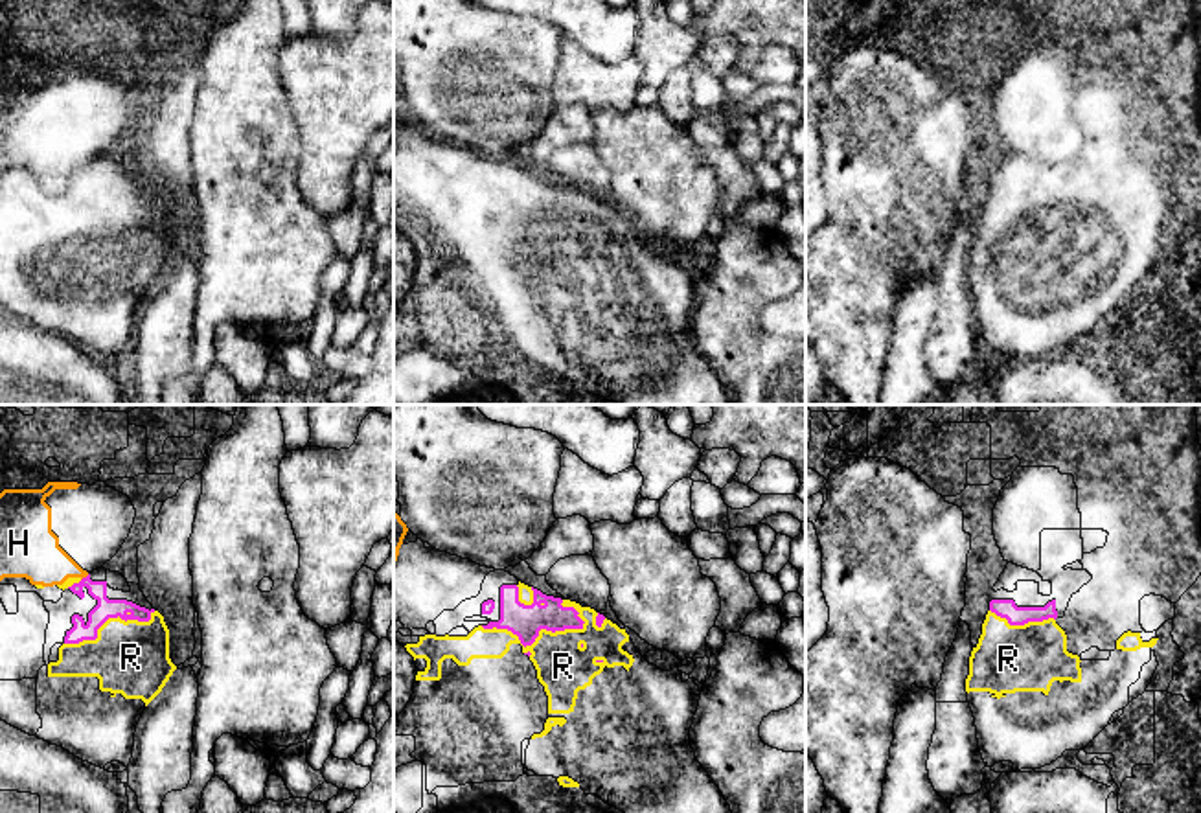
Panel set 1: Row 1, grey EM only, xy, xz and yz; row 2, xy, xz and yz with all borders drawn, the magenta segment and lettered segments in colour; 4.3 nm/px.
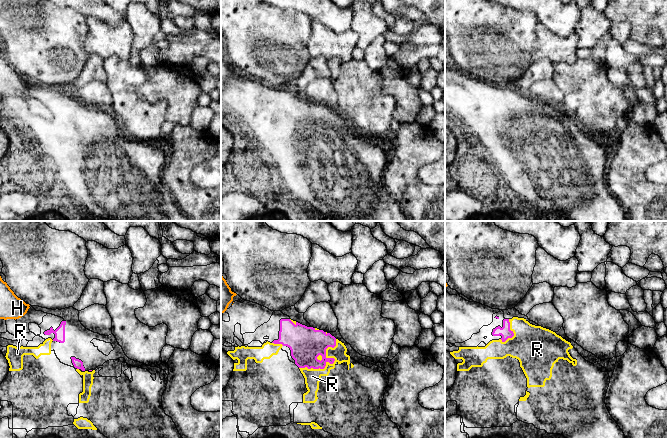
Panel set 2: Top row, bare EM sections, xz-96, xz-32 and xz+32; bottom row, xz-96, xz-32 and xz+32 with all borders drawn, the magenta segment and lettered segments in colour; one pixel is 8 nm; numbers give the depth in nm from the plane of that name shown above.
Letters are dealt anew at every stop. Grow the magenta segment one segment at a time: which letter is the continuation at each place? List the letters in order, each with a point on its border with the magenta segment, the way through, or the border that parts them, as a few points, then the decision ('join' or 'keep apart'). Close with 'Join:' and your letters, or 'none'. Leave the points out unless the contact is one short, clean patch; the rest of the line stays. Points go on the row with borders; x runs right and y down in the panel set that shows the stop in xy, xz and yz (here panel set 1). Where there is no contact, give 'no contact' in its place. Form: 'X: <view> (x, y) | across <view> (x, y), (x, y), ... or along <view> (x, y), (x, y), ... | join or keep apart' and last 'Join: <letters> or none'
H: xy (87, 576) | along xy (89, 574), (81, 580) | keep apart
R: xz (534, 641) | join
Join: R

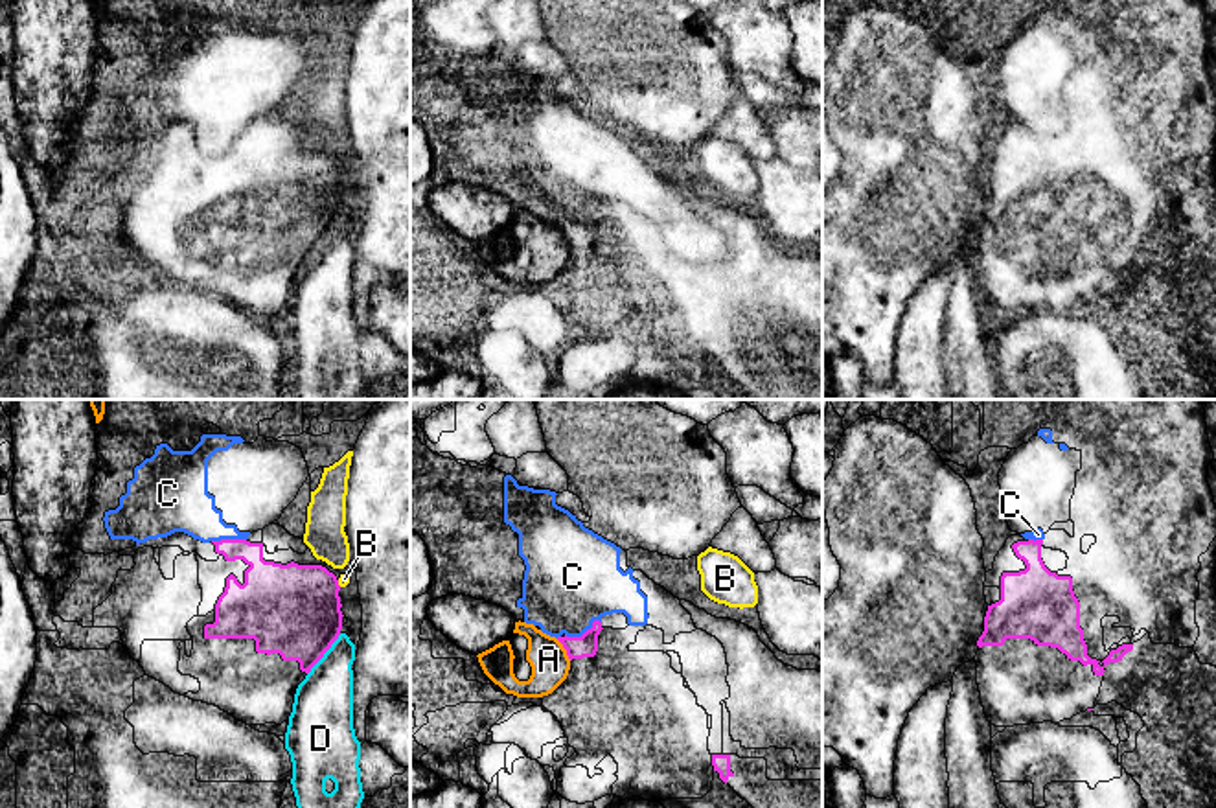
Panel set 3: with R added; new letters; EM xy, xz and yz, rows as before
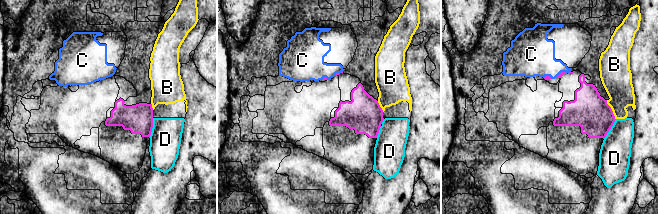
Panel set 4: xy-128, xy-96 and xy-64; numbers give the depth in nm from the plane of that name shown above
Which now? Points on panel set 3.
A: xz (565, 648) | keep apart
B: xy (337, 584) | along xy (337, 580), (341, 586) | keep apart
C: xz (585, 632) | keep apart
D: xy (324, 652) | along xy (341, 634), (308, 674) | keep apart
Join: none

